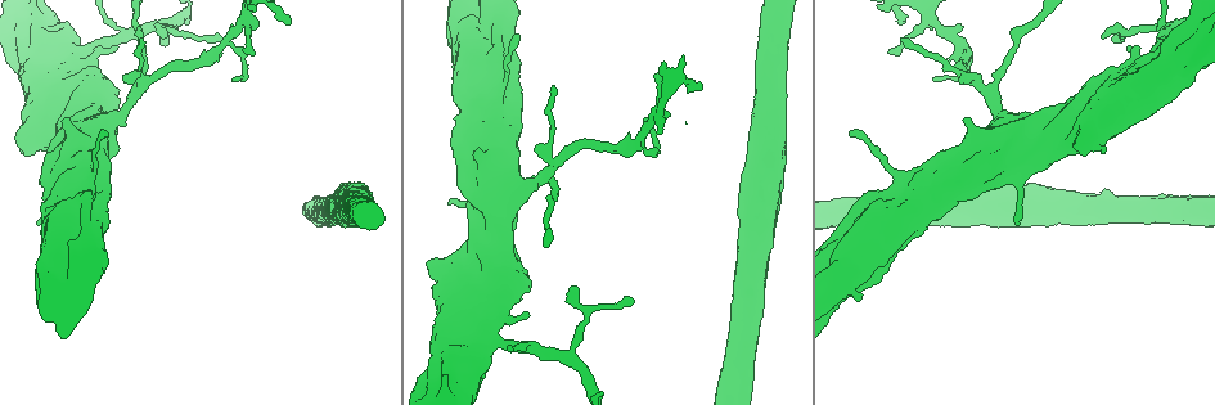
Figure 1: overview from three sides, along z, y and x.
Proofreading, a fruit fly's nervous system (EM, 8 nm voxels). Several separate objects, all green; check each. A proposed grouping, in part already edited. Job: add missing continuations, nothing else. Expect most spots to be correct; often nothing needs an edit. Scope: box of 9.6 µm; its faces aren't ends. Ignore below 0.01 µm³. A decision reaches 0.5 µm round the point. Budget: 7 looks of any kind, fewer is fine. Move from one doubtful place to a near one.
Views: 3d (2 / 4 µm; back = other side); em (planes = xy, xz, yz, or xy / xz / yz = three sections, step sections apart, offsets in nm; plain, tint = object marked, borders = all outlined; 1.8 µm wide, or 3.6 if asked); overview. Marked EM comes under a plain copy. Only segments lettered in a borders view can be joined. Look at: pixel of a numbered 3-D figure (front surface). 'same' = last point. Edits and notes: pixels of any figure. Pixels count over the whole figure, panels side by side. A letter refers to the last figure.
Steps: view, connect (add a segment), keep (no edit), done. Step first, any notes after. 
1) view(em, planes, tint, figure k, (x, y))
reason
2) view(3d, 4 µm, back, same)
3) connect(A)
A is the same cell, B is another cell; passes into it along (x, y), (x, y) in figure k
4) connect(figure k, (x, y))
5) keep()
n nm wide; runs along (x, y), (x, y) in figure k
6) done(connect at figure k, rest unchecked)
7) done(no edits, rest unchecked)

view(3d, 2 µm, figure 1, (530, 349))
three arms meet

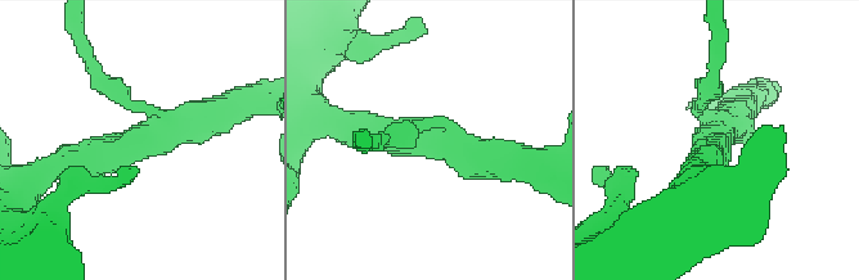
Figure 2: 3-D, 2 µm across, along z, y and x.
view(em, yz, step 4, borders, figure 2, (712, 142))
3 arms; now the EM

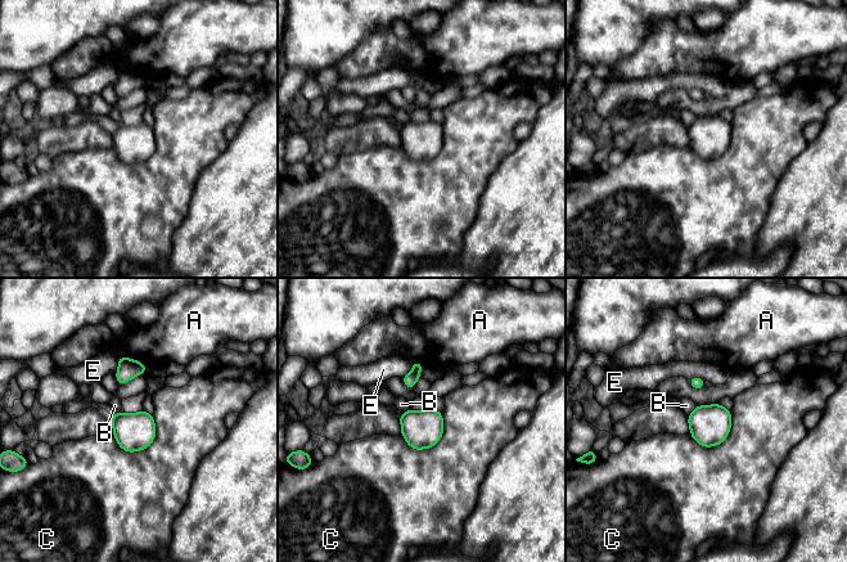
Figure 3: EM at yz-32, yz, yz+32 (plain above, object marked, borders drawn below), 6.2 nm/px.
keep()
A, B, C and E are other cells; border along (153, 414), (154, 440), (124, 452) in figure 3; none of them fits

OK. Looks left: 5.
view(3d, 4 µm, figure 1, (507, 113))

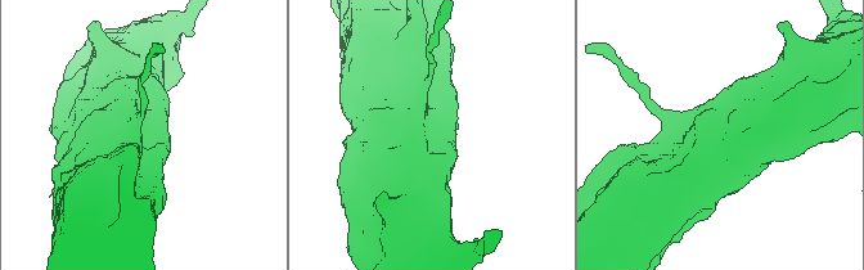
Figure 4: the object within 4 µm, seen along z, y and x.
view(em, 3.6 µm, planes, borders, figure 4, (425, 129))
need the tissue

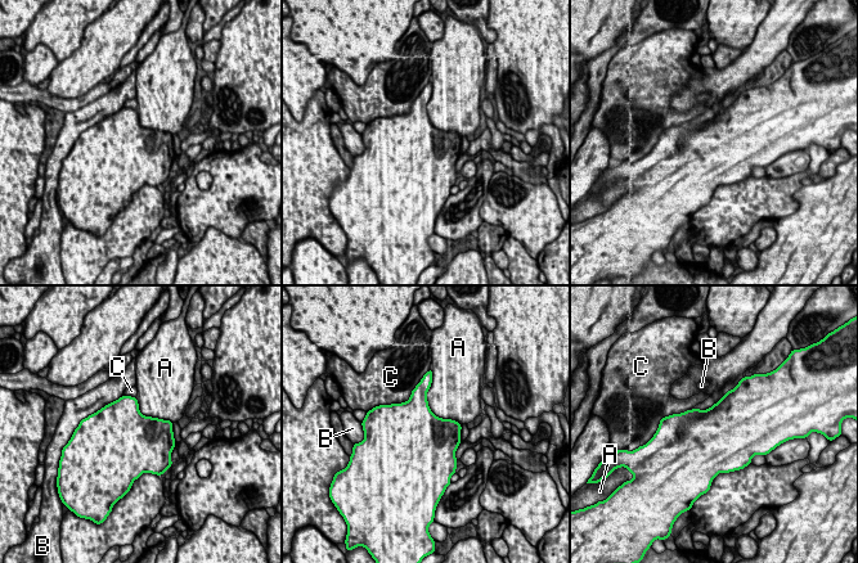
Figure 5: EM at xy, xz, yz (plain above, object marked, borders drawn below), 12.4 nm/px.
keep()
A, B and C are other cells; border along (430, 386), (428, 409), (461, 426) in figure 5; none of them fits

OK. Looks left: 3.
view(3d, 4 µm, figure 1, (929, 20))
sharp bend

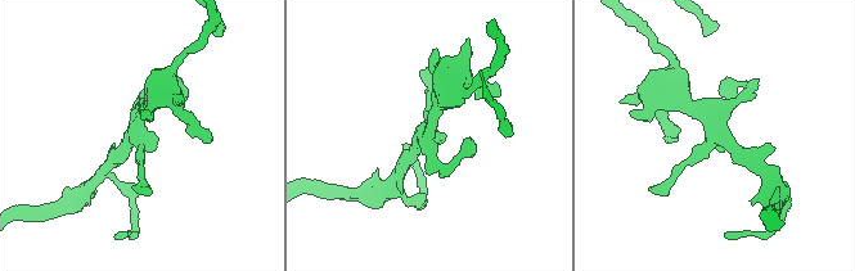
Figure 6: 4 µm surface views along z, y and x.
view(em, 3.6 µm, planes, borders, figure 6, (717, 130))
now the EM

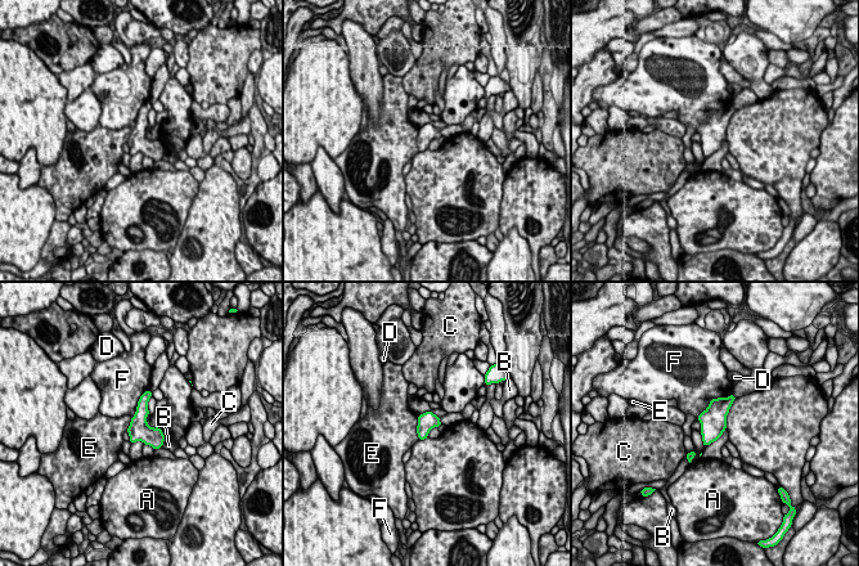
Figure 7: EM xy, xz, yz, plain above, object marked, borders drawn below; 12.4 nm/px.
keep()
A, B, C, D, E and F are other cells; border along (417, 416), (417, 436), (419, 439) in figure 7; none of them fits

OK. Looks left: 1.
done(no edits, rest unchecked)

